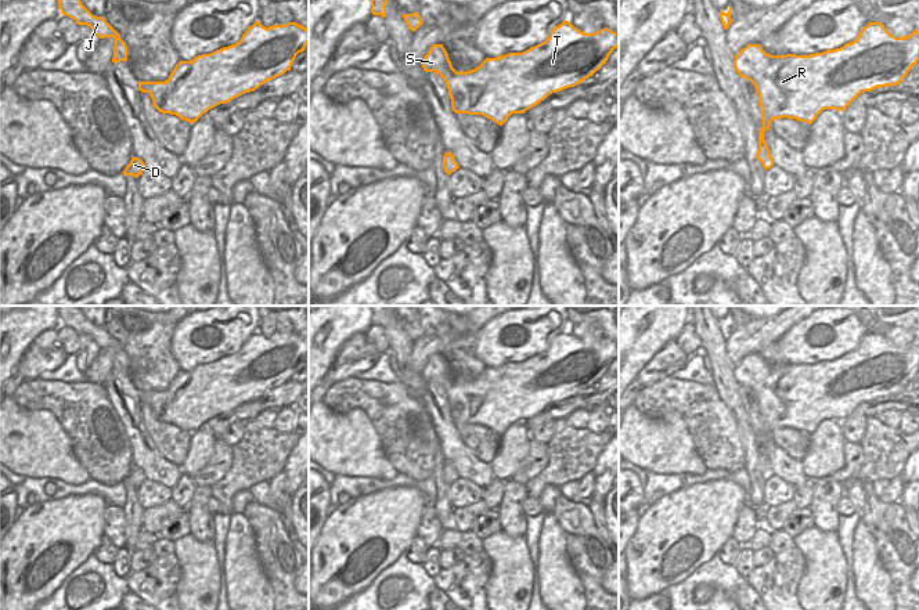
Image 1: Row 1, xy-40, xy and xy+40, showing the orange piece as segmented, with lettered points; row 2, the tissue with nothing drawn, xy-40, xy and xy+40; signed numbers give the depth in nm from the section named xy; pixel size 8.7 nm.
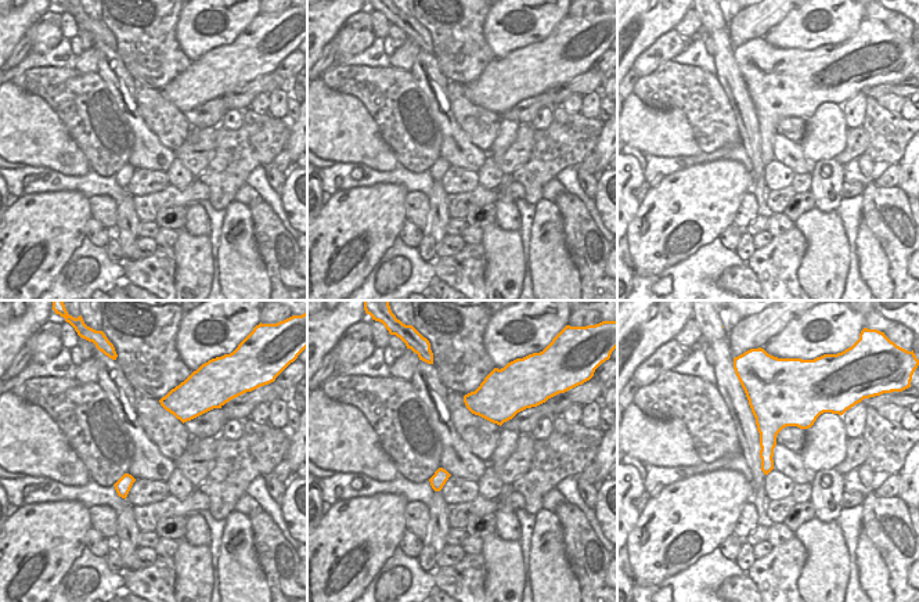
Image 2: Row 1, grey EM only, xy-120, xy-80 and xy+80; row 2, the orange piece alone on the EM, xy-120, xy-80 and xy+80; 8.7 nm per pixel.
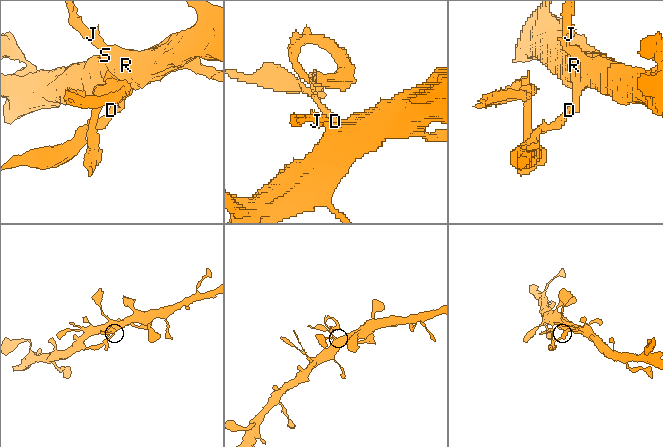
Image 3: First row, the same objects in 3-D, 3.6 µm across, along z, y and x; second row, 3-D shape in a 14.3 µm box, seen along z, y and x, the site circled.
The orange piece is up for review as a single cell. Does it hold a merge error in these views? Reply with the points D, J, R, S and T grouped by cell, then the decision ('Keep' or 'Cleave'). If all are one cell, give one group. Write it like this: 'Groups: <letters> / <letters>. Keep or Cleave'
Groups: D / J R S T. Cleave.

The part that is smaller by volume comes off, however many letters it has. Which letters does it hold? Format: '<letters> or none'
D

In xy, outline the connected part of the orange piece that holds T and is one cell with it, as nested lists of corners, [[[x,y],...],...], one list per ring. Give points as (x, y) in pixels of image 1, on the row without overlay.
[[[563,331],[545,351],[523,362],[486,368],[472,380],[457,382],[443,354],[433,354],[421,375],[426,383],[436,382],[444,389],[455,423],[482,425],[502,436],[512,423],[525,423],[549,404],[574,397],[592,386],[617,357],[619,343],[608,338],[584,343]]]

